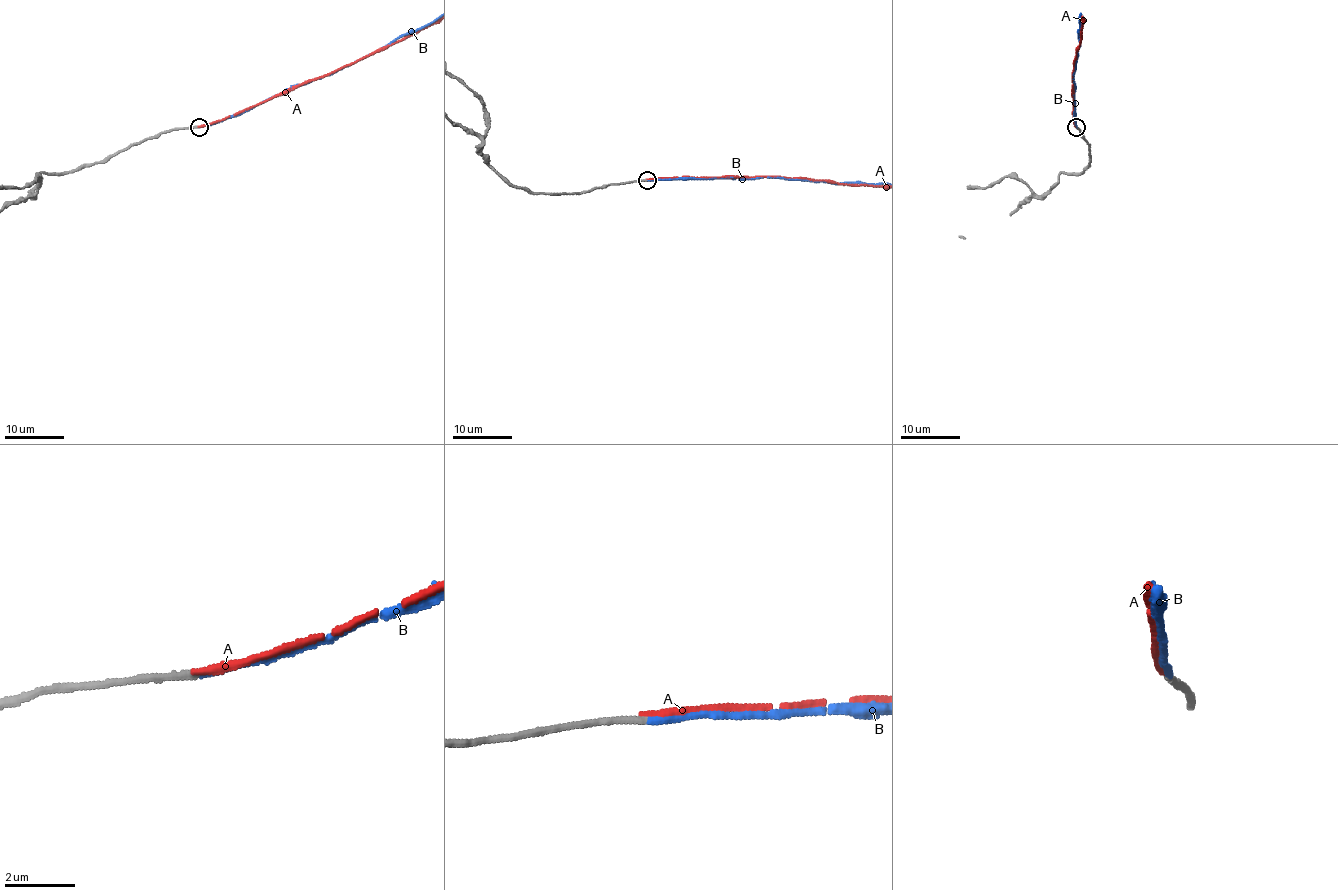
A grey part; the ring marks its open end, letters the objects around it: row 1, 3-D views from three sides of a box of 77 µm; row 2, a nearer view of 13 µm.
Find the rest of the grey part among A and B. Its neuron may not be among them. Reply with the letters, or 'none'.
B

